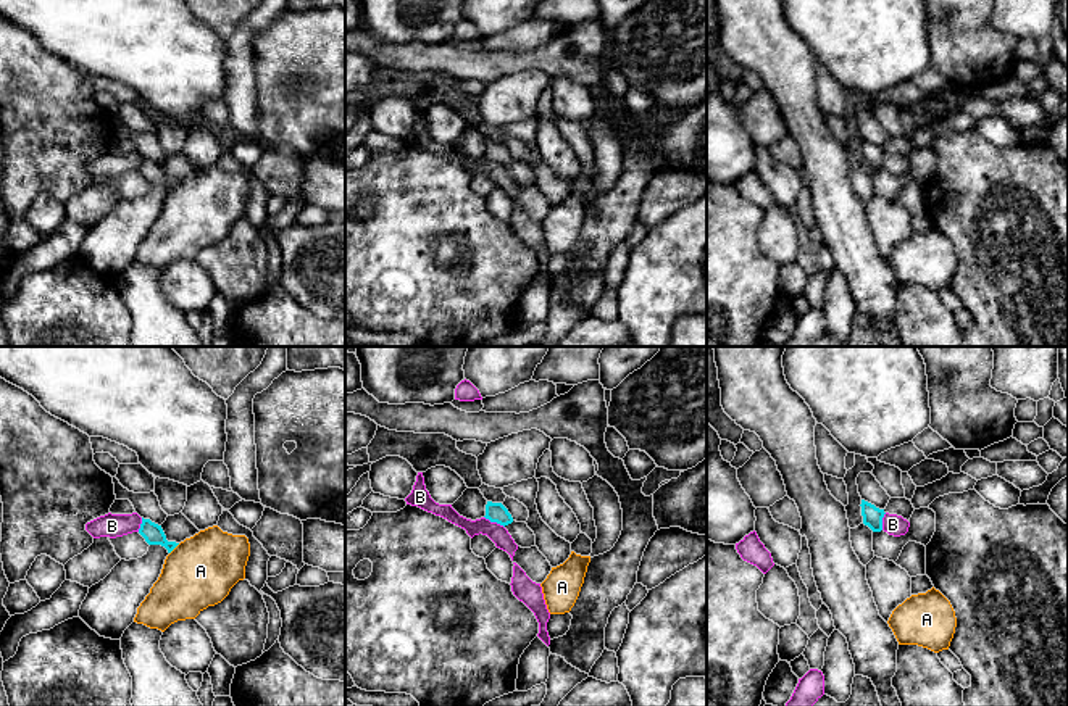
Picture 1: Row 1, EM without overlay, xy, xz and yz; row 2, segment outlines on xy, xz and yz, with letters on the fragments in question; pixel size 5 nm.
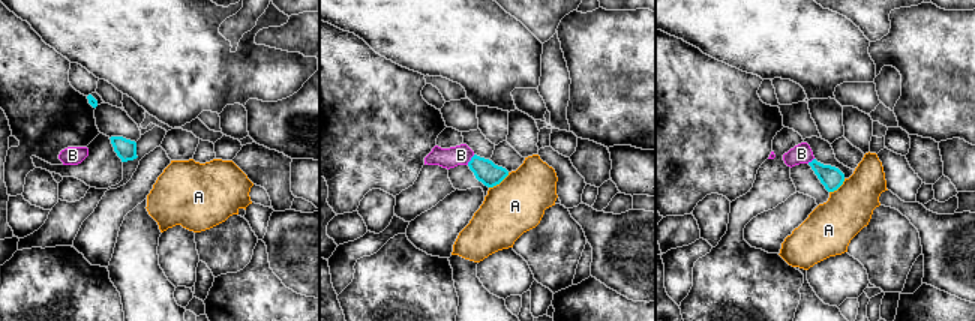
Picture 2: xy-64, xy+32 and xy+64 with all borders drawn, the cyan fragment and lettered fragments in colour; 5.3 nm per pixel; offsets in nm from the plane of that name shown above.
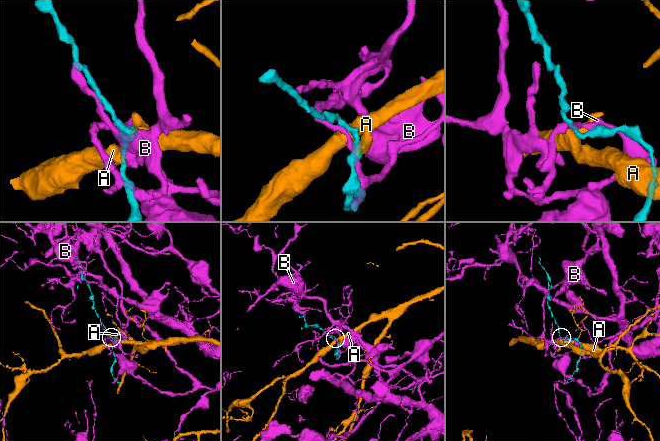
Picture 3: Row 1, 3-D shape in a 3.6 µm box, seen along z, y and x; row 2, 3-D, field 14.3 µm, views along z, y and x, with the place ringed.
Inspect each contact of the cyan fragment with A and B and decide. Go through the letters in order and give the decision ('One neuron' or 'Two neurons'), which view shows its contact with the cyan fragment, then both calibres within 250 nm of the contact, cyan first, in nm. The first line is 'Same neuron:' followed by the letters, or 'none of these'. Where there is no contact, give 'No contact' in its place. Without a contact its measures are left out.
Same neuron: none of these
A: Two neurons. Touches cyan in xy. Thickness 100 nm (cyan) against 360 nm
B: Two neurons. Touches cyan in xz. Thickness 100 nm (cyan) against 90 nm

